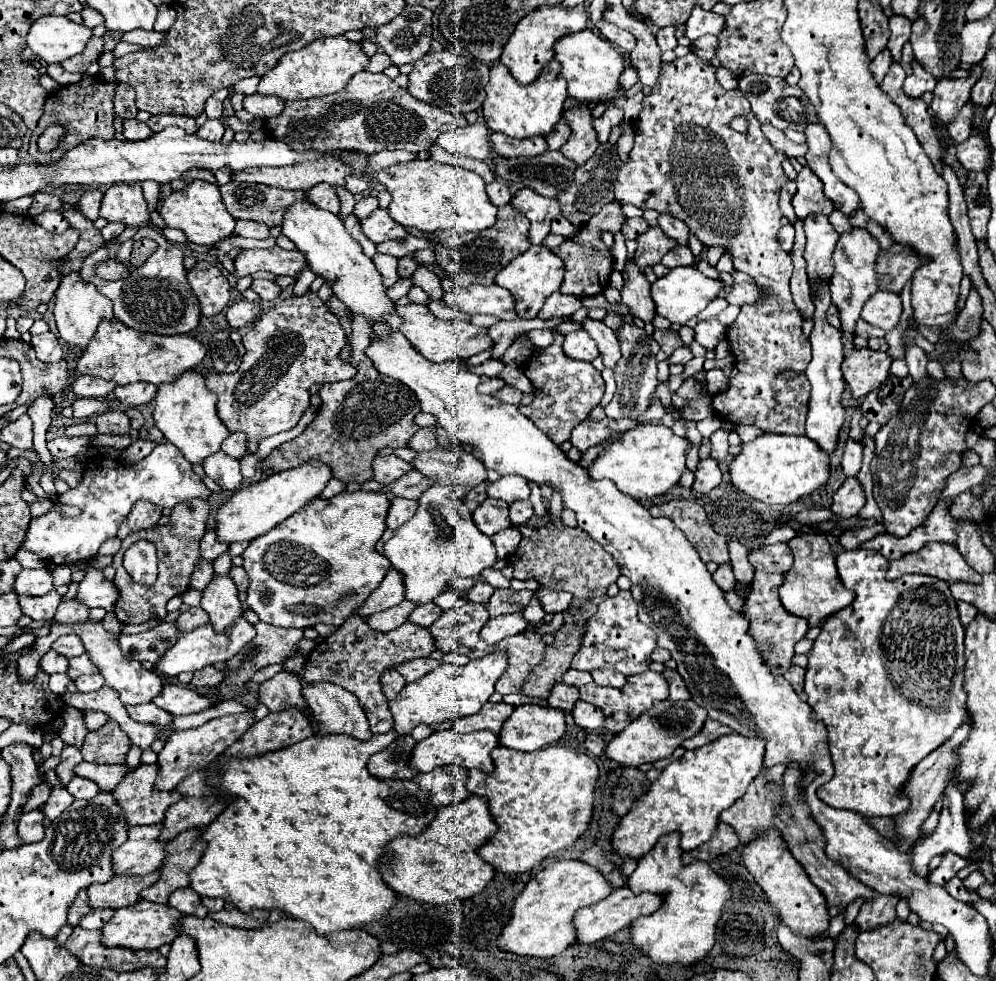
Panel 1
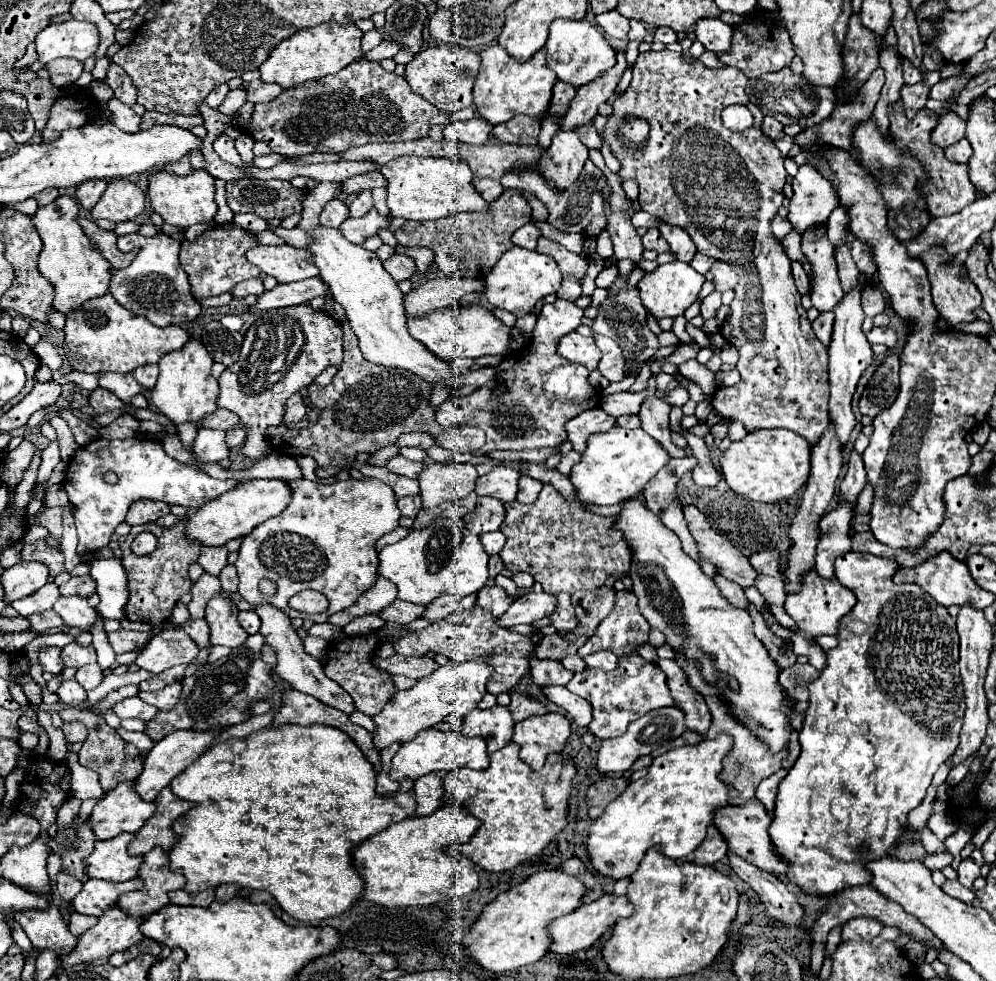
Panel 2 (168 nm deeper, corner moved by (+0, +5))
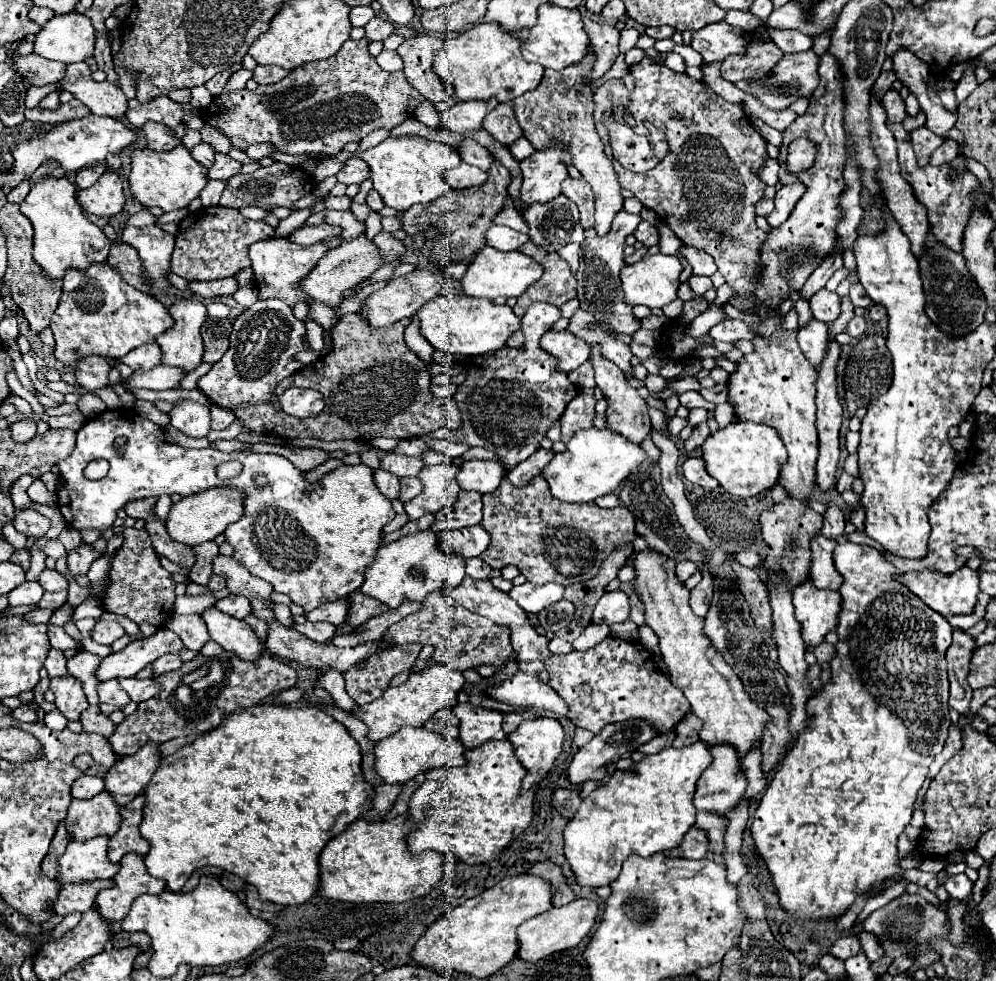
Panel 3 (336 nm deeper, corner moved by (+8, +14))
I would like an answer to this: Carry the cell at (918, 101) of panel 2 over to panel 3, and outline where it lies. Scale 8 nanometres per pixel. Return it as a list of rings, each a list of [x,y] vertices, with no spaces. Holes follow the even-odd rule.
[[[889,89],[883,95],[881,105],[883,105],[885,113],[887,113],[887,123],[901,123],[905,119],[905,115],[907,115],[905,113],[905,103],[903,103],[901,95],[897,91],[893,91],[893,89]]]

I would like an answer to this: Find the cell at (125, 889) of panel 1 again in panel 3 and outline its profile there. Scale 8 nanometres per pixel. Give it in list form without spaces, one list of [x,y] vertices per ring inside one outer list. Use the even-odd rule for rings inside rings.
[[[91,881],[91,883],[79,883],[79,885],[63,885],[59,891],[59,897],[49,907],[55,915],[69,915],[73,911],[85,913],[95,905],[95,897],[101,889],[113,887],[115,883],[109,881]]]

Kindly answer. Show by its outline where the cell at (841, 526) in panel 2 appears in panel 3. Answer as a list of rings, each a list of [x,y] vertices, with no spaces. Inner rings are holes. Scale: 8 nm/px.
[[[817,535],[811,543],[811,583],[817,589],[833,589],[839,591],[843,585],[843,577],[837,573],[833,565],[833,547],[837,543]]]

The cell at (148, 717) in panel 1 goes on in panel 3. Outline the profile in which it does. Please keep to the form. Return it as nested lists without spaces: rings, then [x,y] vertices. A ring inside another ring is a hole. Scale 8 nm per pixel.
[[[105,681],[105,683],[99,683],[97,693],[99,693],[101,703],[109,703],[109,705],[113,705],[113,707],[117,707],[117,709],[125,707],[125,705],[131,701],[131,699],[127,697],[127,693],[123,693],[123,689],[119,687],[117,681]]]

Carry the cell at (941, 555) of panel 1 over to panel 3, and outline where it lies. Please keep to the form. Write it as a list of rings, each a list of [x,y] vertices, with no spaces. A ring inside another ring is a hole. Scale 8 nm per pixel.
[[[961,567],[959,571],[951,573],[951,575],[943,575],[937,571],[909,571],[905,575],[899,577],[899,581],[911,591],[915,593],[921,601],[925,601],[927,607],[931,607],[933,611],[941,613],[943,617],[949,615],[971,615],[977,603],[977,593],[979,593],[979,573],[969,569],[969,567]]]

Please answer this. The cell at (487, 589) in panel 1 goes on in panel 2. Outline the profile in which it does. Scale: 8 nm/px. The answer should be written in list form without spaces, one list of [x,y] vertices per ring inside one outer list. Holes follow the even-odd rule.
[[[443,594],[443,596],[435,598],[435,600],[427,606],[423,618],[429,618],[429,620],[435,622],[435,620],[445,618],[445,616],[451,614],[451,612],[459,612],[459,610],[465,610],[465,608],[473,608],[475,602],[477,602],[477,594],[467,594],[467,596]]]

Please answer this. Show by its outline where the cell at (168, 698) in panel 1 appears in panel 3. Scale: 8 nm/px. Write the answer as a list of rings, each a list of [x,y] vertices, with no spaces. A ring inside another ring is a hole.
[[[123,679],[119,681],[121,689],[131,697],[131,701],[141,703],[159,695],[159,685],[153,679]]]

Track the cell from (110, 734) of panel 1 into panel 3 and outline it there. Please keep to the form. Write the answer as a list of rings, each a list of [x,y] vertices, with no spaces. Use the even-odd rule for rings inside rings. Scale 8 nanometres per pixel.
[[[91,705],[83,715],[81,715],[81,725],[83,725],[83,731],[93,731],[93,733],[99,733],[103,737],[109,737],[113,731],[115,731],[115,725],[111,723],[111,719],[95,705]]]

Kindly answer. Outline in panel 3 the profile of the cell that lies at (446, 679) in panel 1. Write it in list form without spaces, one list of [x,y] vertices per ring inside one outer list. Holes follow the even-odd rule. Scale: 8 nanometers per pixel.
[[[433,665],[433,667],[423,669],[421,673],[411,673],[403,685],[389,687],[379,699],[375,699],[373,703],[367,703],[363,707],[359,705],[351,713],[369,727],[367,737],[371,737],[371,741],[381,741],[381,739],[389,737],[391,733],[399,731],[403,725],[421,727],[435,711],[443,709],[449,703],[455,703],[463,683],[465,683],[465,679],[463,679],[461,671],[455,671],[447,665]]]

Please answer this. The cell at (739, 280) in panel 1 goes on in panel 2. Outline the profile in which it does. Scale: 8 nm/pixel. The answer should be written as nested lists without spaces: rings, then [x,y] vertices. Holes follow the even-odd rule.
[[[715,262],[711,266],[711,274],[713,274],[715,290],[719,290],[719,292],[733,290],[733,286],[737,282],[737,274],[735,274],[735,270],[731,266],[727,266],[727,262]]]

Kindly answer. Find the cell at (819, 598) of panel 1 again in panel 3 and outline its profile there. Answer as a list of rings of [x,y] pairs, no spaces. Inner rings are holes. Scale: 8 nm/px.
[[[805,581],[793,591],[793,607],[805,645],[817,647],[823,643],[825,635],[837,627],[841,595],[837,591],[817,589],[811,581]]]

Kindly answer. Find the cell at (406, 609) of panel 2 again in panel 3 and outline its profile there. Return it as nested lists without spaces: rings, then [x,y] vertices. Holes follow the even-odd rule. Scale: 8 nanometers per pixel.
[[[361,591],[351,593],[347,599],[349,599],[349,609],[347,609],[347,625],[349,627],[359,627],[367,619],[387,611],[387,607],[383,609],[383,605],[379,601],[363,595]]]

